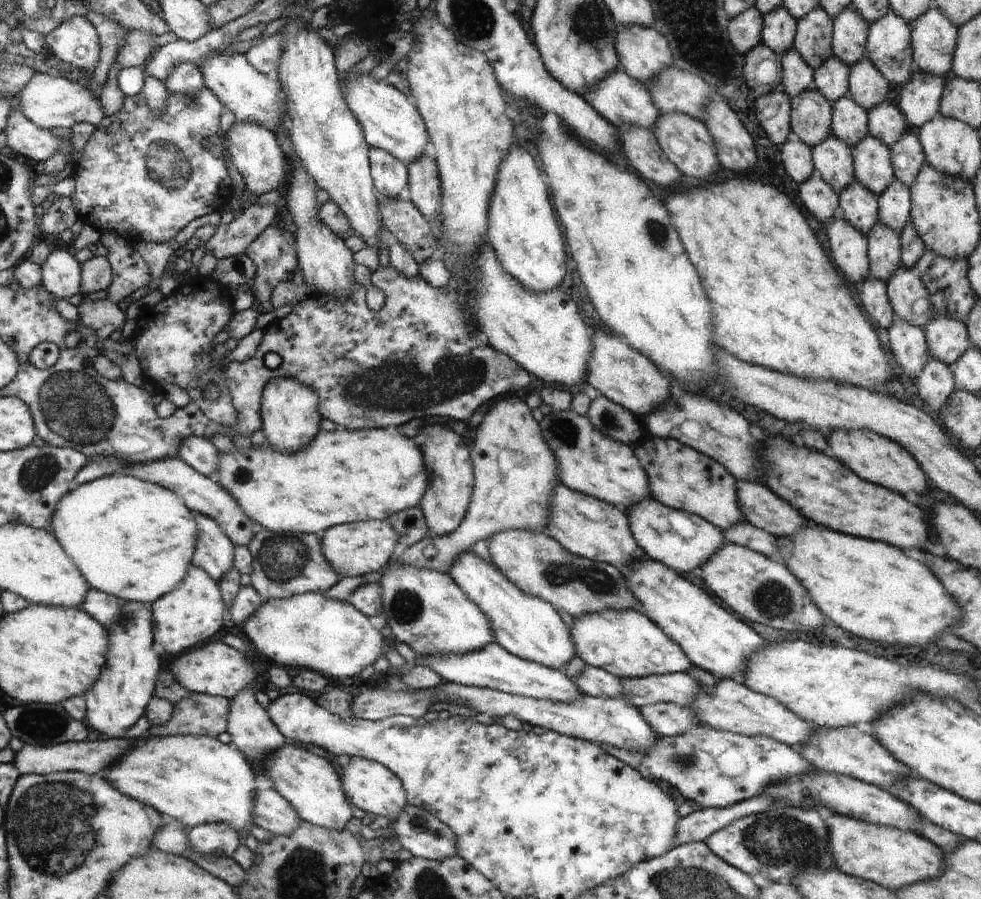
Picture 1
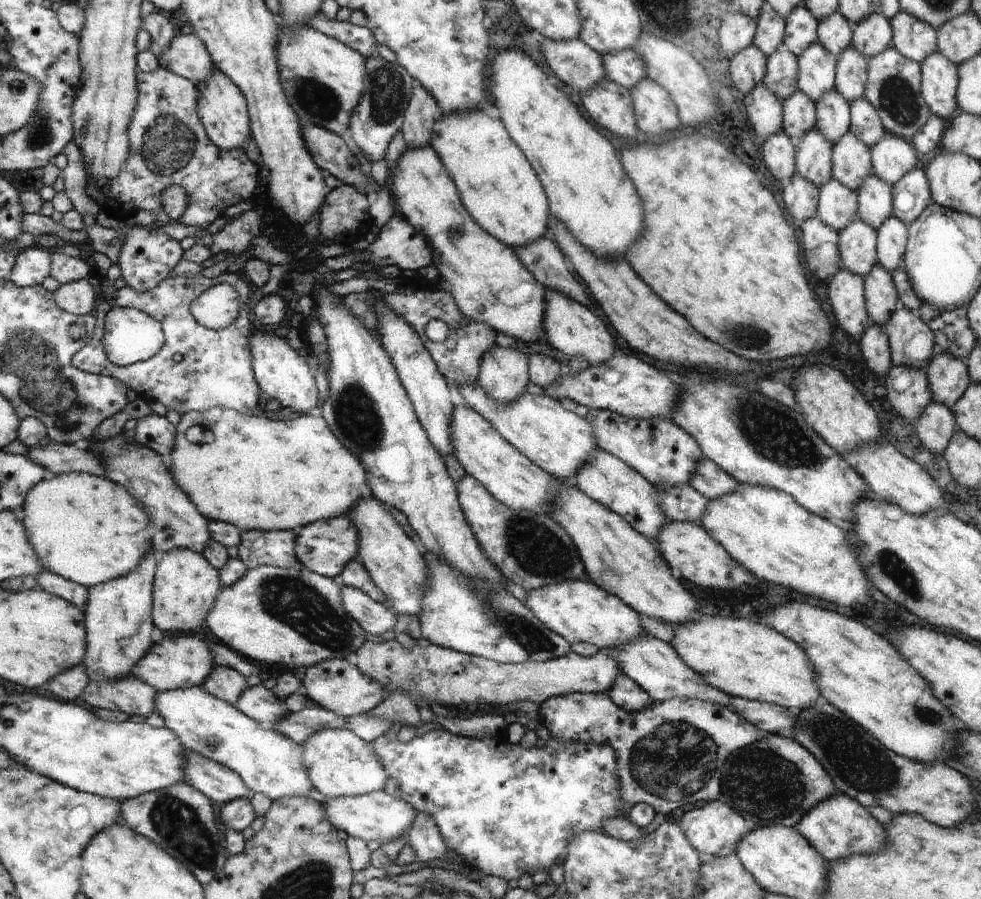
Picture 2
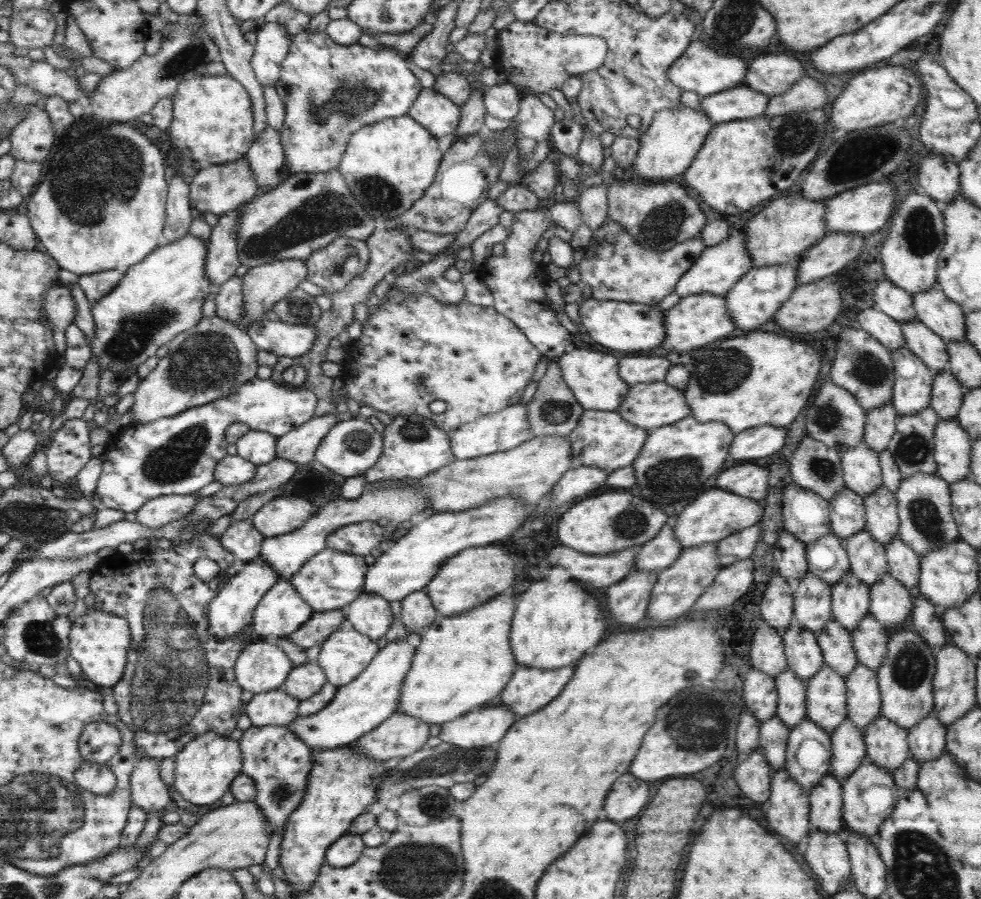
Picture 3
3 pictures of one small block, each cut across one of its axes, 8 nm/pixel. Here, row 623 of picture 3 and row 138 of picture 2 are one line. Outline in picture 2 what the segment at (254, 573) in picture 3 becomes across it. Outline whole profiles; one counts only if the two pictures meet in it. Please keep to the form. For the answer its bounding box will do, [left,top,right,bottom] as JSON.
[195,68,250,150]

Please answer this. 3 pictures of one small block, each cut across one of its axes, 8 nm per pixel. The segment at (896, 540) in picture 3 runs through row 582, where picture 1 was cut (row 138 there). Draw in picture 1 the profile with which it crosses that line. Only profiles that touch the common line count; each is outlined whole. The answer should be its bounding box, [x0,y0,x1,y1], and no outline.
[889,129,924,188]

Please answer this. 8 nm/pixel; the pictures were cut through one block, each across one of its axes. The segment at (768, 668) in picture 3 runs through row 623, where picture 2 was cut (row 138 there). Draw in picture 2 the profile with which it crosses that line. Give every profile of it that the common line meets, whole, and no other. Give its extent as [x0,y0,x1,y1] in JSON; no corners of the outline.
[742,83,782,143]

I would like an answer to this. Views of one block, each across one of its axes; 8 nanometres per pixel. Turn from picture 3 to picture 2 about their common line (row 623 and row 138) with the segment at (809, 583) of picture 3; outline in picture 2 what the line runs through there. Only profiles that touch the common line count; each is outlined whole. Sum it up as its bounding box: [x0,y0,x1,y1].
[795,127,831,188]

